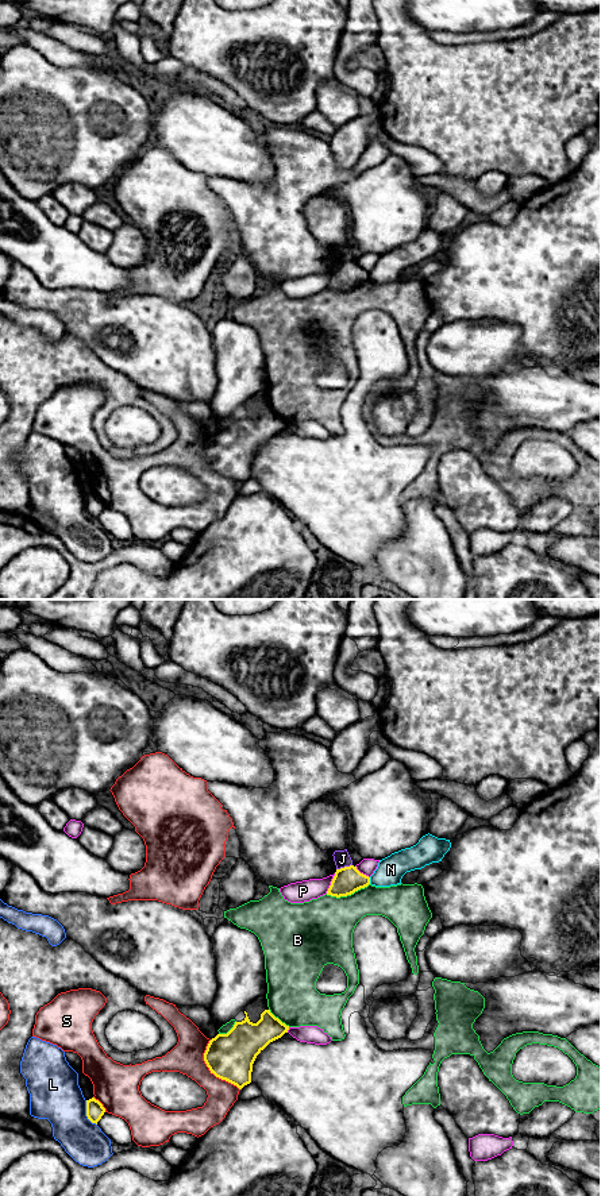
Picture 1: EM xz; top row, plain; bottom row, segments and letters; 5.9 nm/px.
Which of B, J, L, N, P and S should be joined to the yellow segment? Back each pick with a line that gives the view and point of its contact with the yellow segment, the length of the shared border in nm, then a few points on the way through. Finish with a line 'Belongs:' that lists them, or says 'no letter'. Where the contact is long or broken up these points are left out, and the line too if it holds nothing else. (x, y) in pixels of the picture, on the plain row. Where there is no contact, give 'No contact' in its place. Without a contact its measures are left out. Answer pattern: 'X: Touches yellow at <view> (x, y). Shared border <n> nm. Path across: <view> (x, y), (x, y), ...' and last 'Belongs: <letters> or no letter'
Belongs: no letter

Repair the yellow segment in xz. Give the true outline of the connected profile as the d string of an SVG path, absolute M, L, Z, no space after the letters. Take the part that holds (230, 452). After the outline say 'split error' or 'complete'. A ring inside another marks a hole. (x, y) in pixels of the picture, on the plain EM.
M265 405L257 418L249 414L246 406L244 409L246 413L235 417L227 429L212 433L204 448L211 468L239 485L251 478L257 451L289 425L270 405Z | complete

